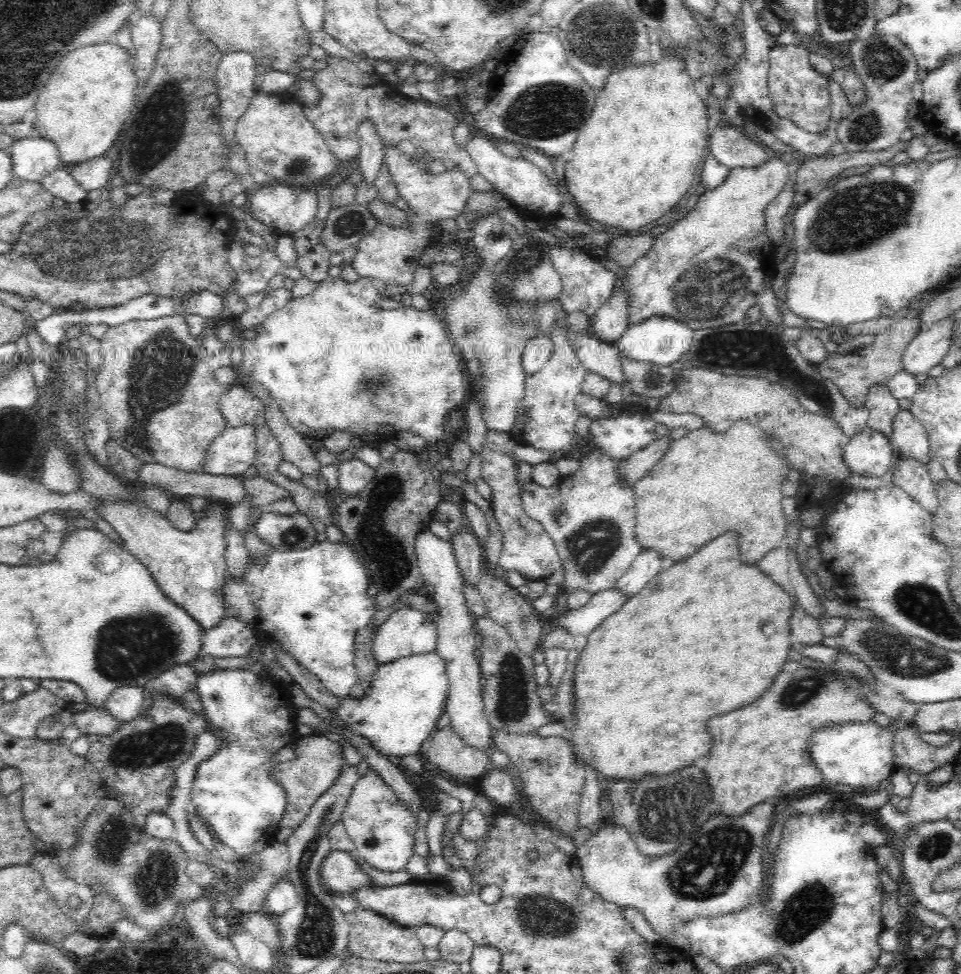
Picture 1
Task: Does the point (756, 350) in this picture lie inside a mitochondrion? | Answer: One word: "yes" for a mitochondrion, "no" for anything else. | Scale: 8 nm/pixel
yes

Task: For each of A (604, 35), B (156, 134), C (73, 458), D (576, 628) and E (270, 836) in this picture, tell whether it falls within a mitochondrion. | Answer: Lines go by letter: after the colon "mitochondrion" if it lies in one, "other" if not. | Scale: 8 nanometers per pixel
A: mitochondrion
B: mitochondrion
C: other
D: other
E: other

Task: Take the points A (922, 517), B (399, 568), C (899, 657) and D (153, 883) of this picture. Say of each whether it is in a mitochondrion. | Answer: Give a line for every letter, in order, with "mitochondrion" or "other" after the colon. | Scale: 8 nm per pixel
A: other
B: mitochondrion
C: mitochondrion
D: mitochondrion

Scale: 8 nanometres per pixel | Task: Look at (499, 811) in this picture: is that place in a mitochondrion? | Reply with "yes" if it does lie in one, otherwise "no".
no

